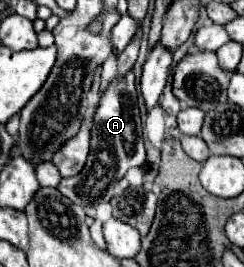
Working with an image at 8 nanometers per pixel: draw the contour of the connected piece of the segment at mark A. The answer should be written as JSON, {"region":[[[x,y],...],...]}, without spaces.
{"region":[[[129,71],[123,77],[117,75],[99,99],[93,129],[91,129],[91,151],[83,171],[75,177],[61,179],[57,191],[81,207],[111,201],[113,187],[127,173],[127,169],[141,167],[145,163],[145,147],[143,147],[141,133],[143,127],[141,127],[139,107],[137,107],[135,73]]]}

